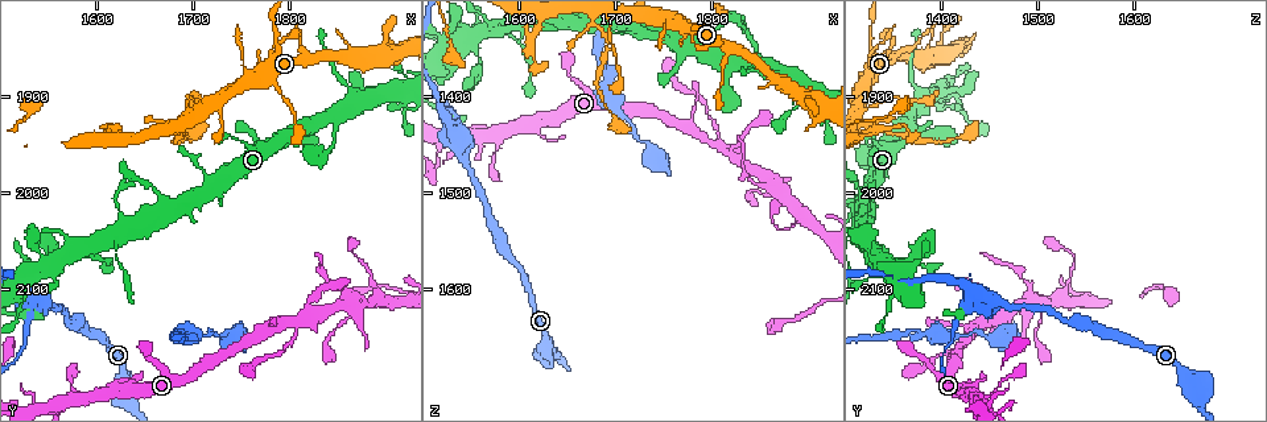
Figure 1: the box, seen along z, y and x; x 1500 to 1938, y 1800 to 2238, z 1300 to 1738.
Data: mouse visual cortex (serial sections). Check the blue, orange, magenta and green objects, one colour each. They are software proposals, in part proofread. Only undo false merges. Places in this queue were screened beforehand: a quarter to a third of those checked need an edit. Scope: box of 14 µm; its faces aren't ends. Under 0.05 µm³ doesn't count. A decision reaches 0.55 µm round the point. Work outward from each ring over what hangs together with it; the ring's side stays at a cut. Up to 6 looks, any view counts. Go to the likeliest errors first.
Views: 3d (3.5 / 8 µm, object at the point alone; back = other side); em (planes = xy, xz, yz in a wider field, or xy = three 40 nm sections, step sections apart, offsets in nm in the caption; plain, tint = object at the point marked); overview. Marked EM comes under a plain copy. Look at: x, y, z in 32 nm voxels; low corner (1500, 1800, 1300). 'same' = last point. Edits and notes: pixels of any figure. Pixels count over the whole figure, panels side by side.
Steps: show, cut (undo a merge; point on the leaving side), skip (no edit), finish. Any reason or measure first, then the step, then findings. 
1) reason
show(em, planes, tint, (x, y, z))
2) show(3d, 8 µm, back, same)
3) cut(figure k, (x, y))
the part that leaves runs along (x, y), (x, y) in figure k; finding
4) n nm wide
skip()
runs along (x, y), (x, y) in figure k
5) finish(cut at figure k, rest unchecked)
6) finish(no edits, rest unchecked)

abrupt turn
show(3d, 3.5 µm, (1685, 1935, 1340))

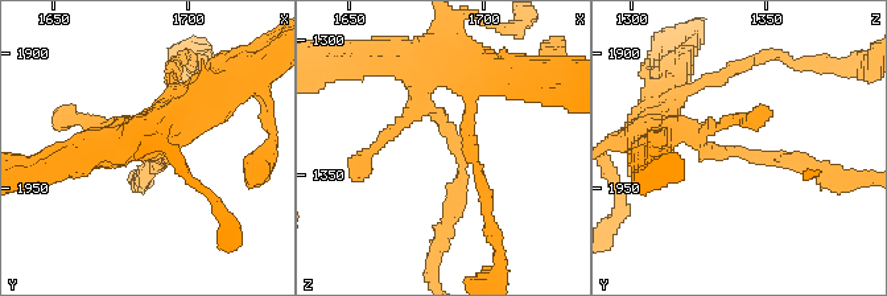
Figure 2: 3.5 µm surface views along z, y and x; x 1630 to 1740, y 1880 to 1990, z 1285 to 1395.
show(em, xy, step 3, tint, (1690, 1937, 1339))

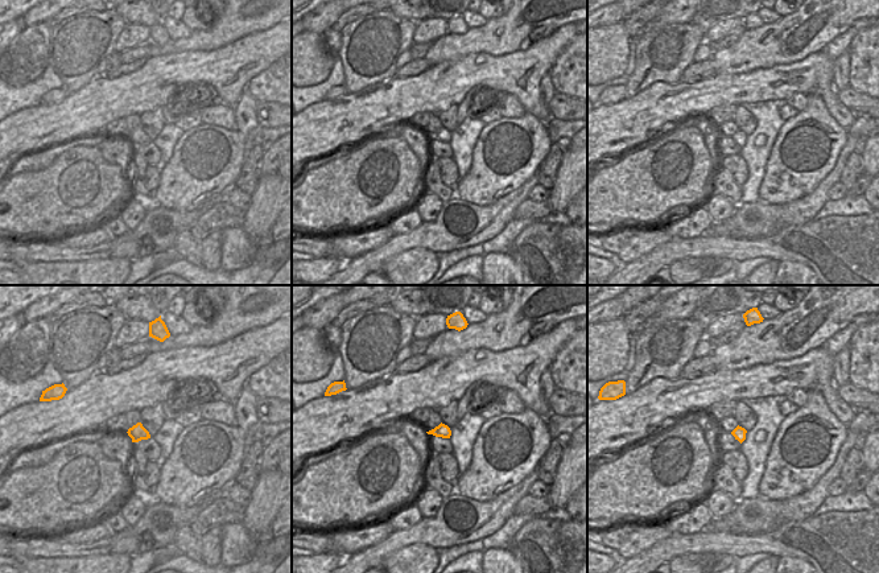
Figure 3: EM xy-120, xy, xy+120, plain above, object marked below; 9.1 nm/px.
120 nm wide
skip()
runs along (669, 130), (812, 165) in figure 2; continuous, no second cell

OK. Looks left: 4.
thin arm on a thick one
show(3d, 3.5 µm, (1800, 2130, 1450))

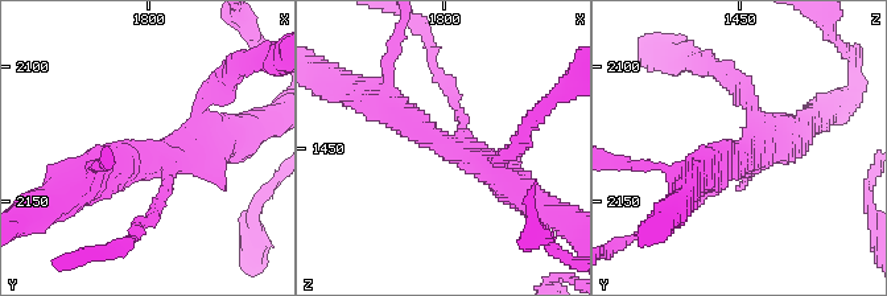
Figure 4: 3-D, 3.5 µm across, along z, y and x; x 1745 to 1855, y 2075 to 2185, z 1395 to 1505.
show(em, planes, tint, (1801, 2134, 1448))

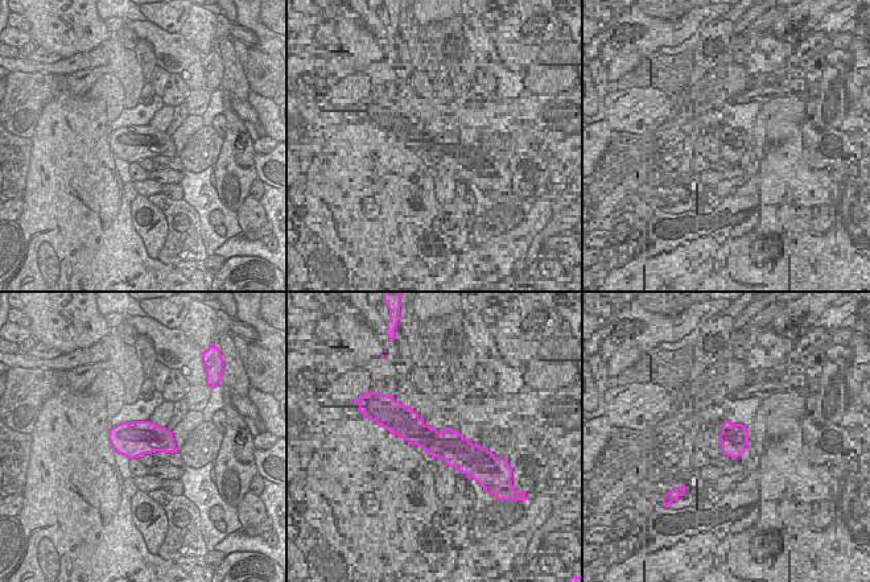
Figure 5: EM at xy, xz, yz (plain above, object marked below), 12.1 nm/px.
arms of 150, 400, 400 nm
skip()
runs along (380, 98), (522, 193) in figure 4; one cell here

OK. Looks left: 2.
thin neck
show(3d, 3.5 µm, (1850, 2095, 1490))

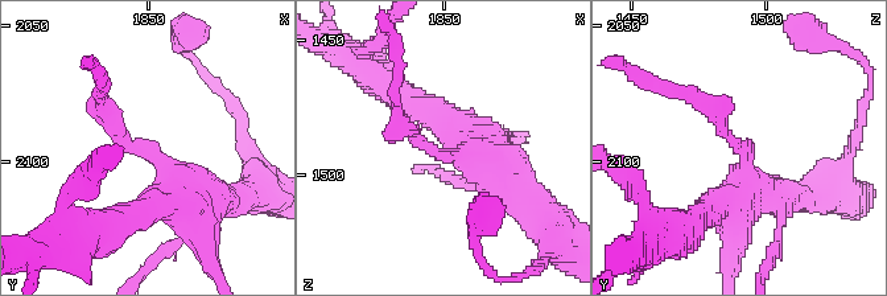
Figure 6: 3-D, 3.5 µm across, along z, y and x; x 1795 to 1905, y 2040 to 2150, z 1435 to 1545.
arms of 200, 400 nm
show(em, xy, step 2, tint, (1851, 2097, 1493))

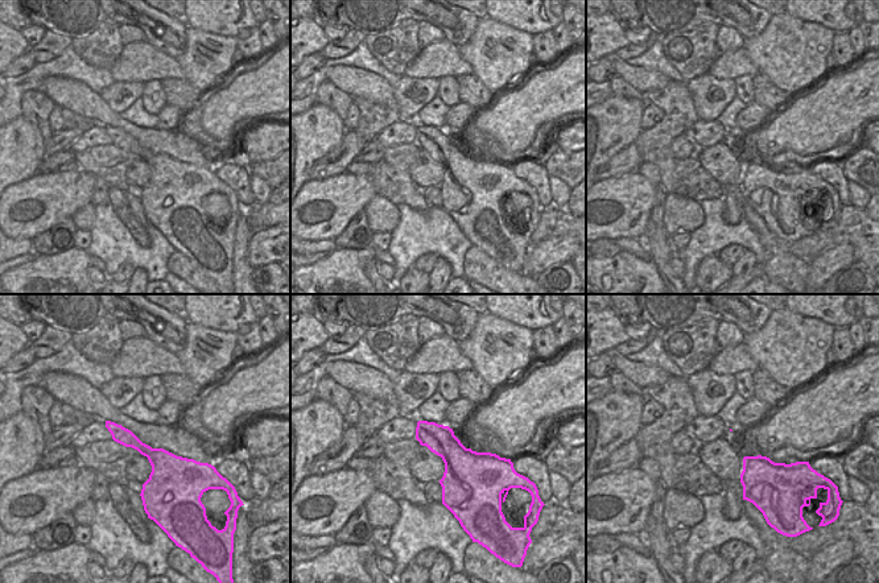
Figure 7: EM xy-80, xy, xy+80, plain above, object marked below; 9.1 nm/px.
cut(figure 6, (417, 139))
the part that leaves runs along (452, 156), (399, 126), (395, 82) in figure 6; two cells meet here

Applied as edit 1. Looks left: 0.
finish(cut at figure 6, rest unchecked)

